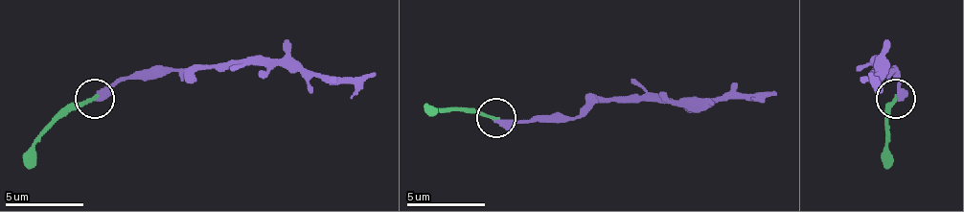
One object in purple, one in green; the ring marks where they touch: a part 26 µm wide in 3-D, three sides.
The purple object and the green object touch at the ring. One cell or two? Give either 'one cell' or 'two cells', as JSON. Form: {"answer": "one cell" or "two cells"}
{"answer": "one cell"}

